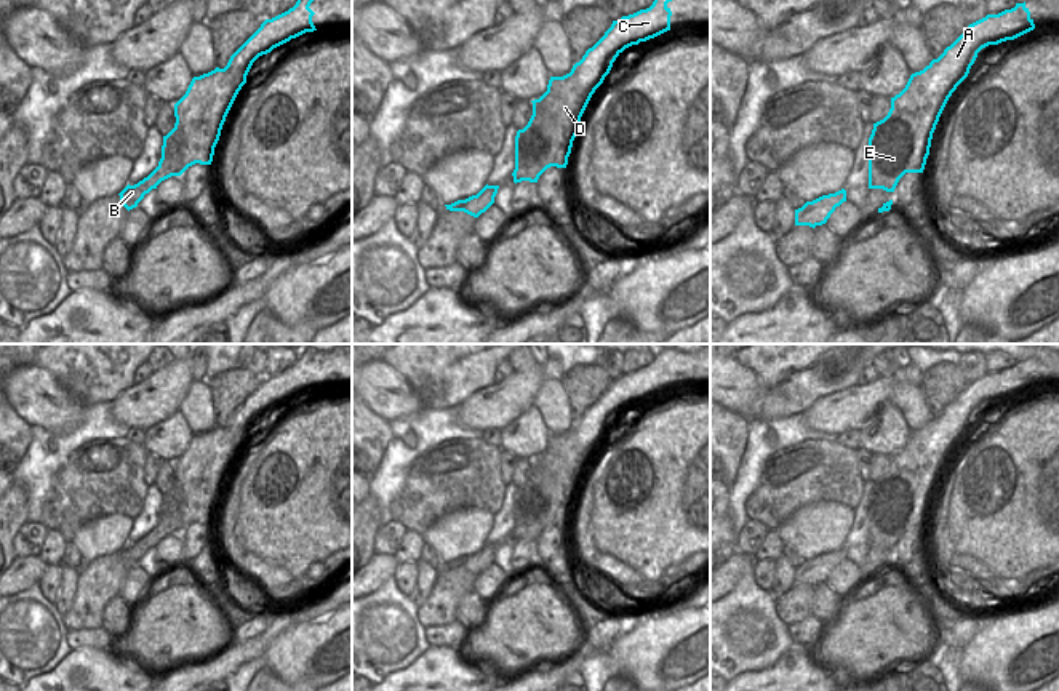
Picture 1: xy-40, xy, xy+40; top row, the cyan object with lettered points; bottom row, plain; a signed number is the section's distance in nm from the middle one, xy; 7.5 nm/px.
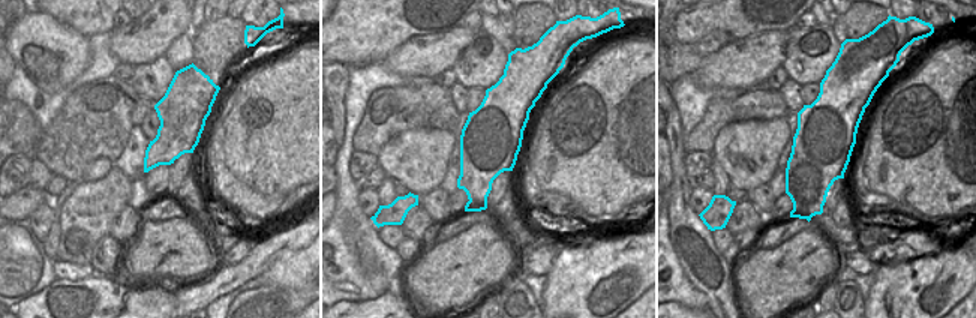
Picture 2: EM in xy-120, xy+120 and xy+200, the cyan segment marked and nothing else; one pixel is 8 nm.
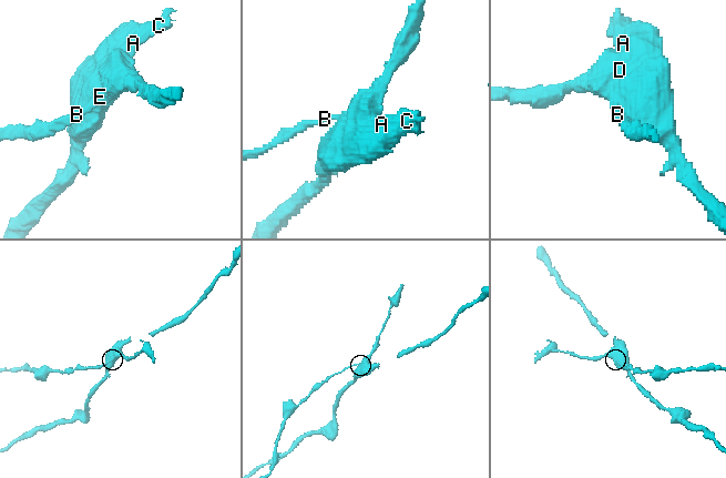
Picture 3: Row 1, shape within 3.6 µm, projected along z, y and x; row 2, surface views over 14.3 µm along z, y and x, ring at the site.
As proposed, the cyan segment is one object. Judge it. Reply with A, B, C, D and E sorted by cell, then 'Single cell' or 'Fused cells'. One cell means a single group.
Groups: A C D E / B. Fused cells

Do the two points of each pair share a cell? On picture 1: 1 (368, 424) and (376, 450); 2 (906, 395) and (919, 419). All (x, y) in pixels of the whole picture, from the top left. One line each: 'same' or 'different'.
1: same
2: same

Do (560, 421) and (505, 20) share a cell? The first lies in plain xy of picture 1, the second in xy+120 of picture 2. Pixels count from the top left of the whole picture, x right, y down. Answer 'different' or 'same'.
different

